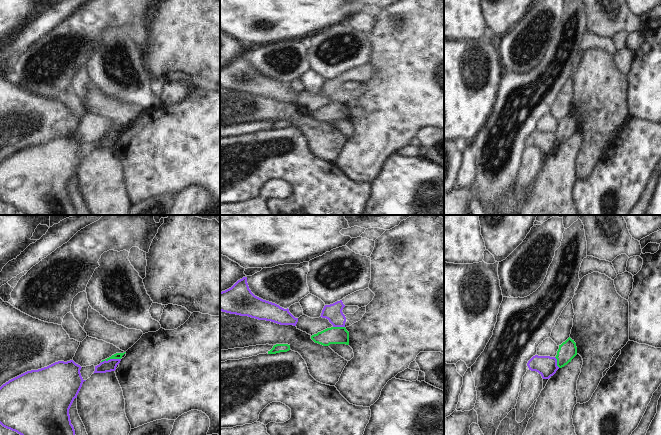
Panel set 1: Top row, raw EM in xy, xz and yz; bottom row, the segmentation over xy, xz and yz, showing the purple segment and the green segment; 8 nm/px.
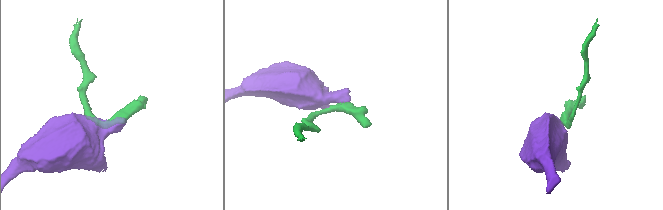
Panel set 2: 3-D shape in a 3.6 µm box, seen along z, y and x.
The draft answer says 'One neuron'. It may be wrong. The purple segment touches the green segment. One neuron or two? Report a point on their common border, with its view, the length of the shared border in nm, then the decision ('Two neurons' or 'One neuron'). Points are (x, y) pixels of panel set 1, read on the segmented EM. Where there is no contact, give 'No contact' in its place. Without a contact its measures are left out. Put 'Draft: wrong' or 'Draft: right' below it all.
Touches purple at xy (110, 359). Shared border 160 nm. Two neurons.
Draft: wrong

